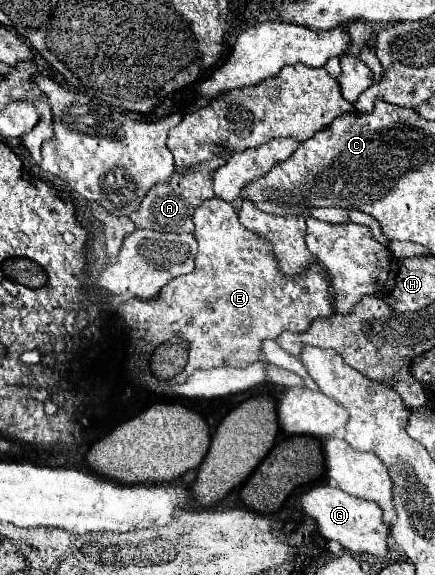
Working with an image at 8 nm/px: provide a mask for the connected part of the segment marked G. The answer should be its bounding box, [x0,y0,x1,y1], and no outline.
[300,485,390,557]

